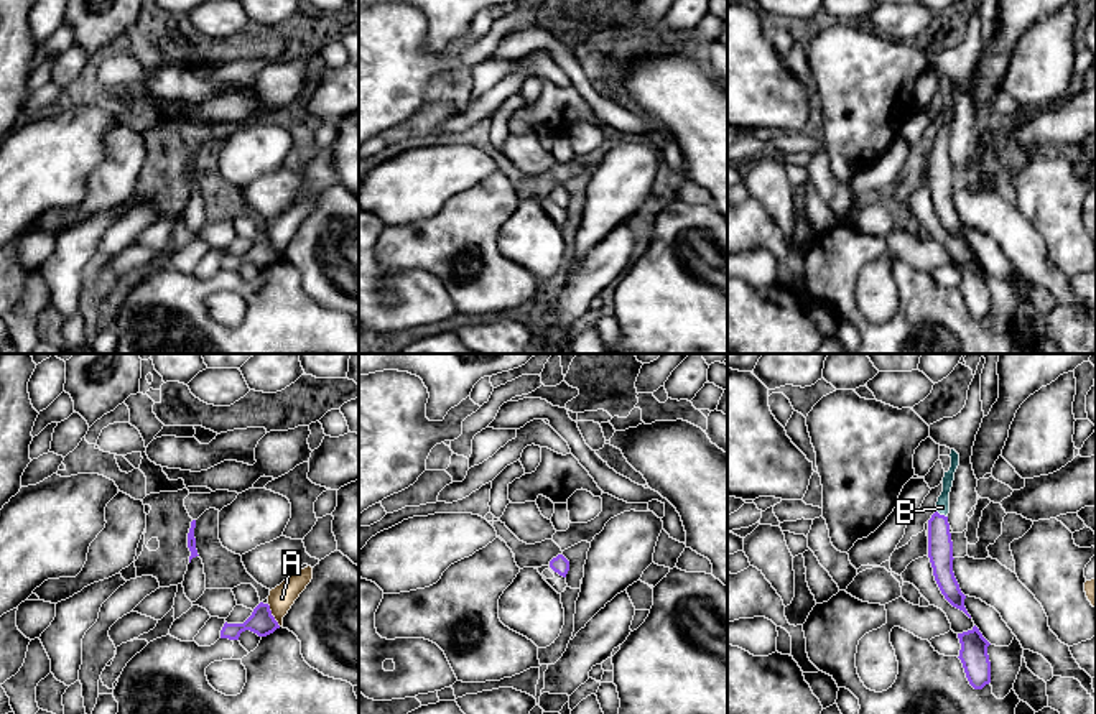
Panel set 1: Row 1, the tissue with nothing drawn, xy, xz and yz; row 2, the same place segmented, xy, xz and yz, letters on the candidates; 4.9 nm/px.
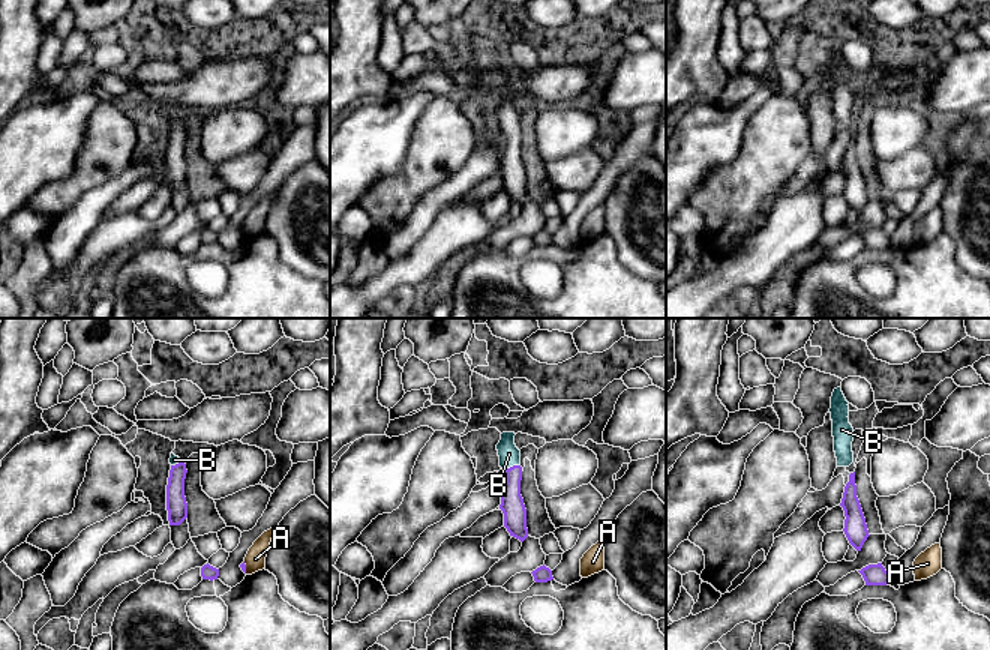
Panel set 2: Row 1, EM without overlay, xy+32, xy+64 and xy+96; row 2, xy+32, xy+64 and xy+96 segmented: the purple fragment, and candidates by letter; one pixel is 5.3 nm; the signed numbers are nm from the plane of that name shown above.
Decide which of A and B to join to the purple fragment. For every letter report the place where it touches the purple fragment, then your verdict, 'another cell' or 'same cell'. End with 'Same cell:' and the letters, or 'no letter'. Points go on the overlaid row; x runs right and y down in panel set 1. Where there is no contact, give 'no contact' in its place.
A: xy (272, 616) | another cell
B: yz (942, 515) | same cell
Same cell: B

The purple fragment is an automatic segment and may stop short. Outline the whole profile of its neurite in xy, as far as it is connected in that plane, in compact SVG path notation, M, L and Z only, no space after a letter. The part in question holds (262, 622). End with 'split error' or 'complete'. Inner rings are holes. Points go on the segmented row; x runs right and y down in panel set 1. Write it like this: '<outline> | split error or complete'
M260 602L252 615L244 624L224 624L221 638L239 640L240 633L250 630L258 637L267 637L280 628L278 622L272 615L270 605Z | complete

